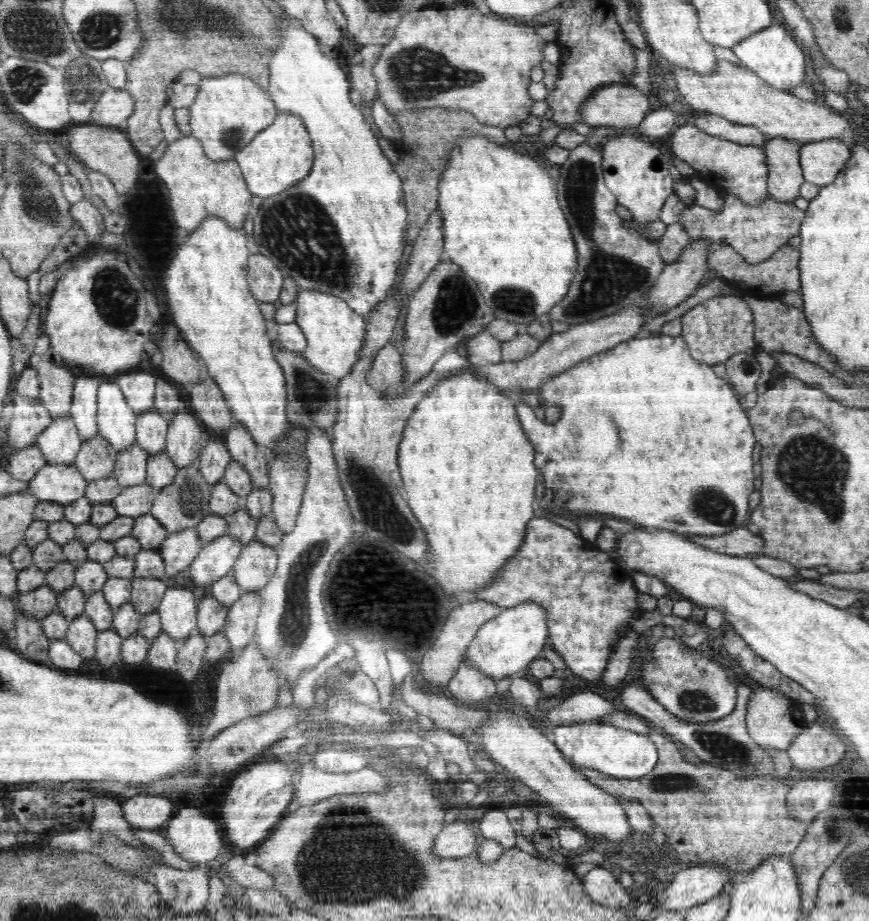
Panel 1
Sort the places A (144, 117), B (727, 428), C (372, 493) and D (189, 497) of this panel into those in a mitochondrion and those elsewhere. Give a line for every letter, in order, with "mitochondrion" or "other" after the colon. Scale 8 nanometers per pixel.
A: other
B: other
C: mitochondrion
D: mitochondrion

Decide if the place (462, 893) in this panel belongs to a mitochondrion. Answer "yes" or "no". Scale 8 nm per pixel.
no

